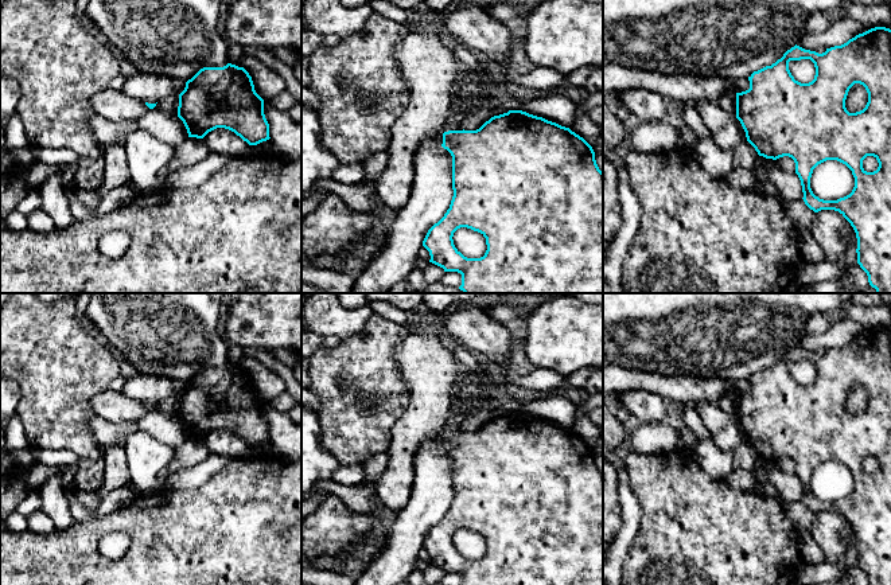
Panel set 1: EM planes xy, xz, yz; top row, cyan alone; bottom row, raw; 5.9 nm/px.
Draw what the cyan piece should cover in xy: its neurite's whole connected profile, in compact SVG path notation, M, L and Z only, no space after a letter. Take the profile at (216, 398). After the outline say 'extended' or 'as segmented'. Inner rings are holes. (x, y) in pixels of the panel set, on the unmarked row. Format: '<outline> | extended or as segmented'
M227 364L223 368L203 368L186 383L179 395L178 418L188 438L203 440L217 429L234 433L249 446L269 441L269 425L264 416L264 401L256 394L252 378L244 368Z | as segmented

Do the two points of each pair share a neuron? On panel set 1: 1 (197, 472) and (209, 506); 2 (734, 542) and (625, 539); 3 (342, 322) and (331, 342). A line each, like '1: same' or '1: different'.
1: different
2: different
3: different

